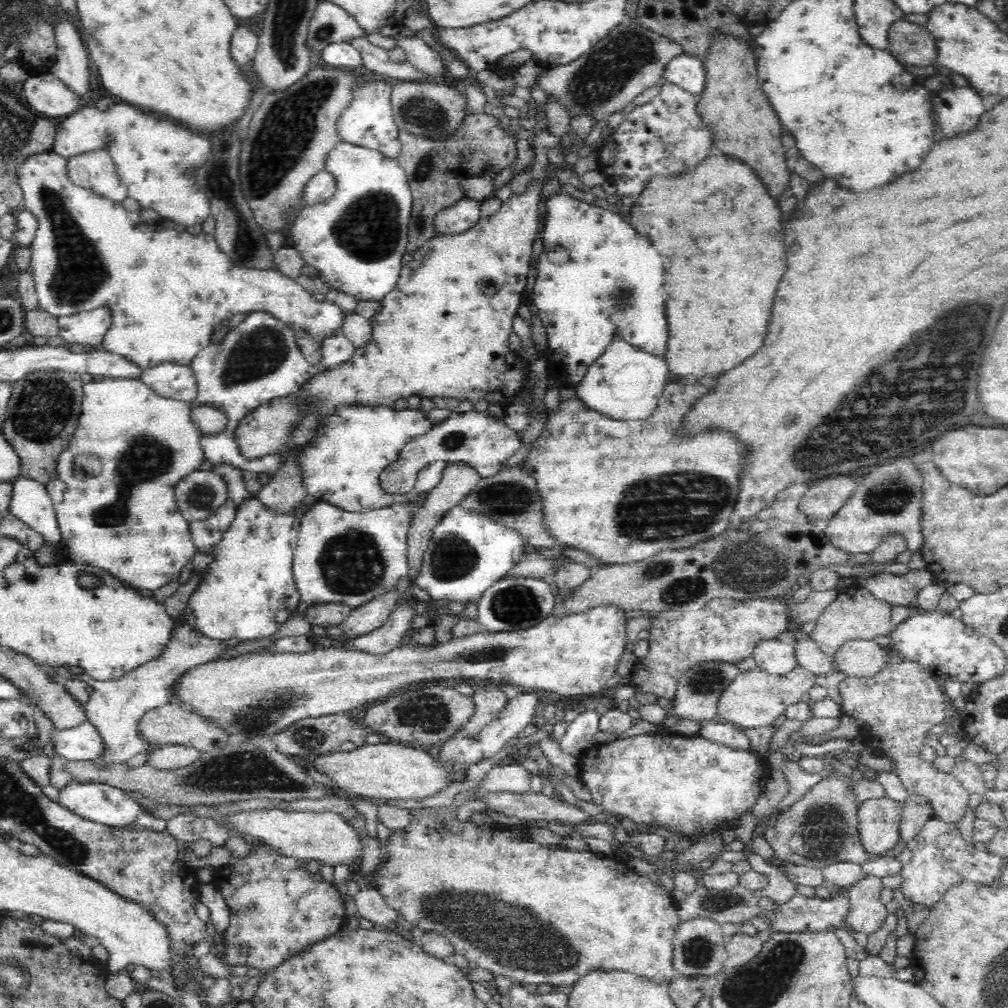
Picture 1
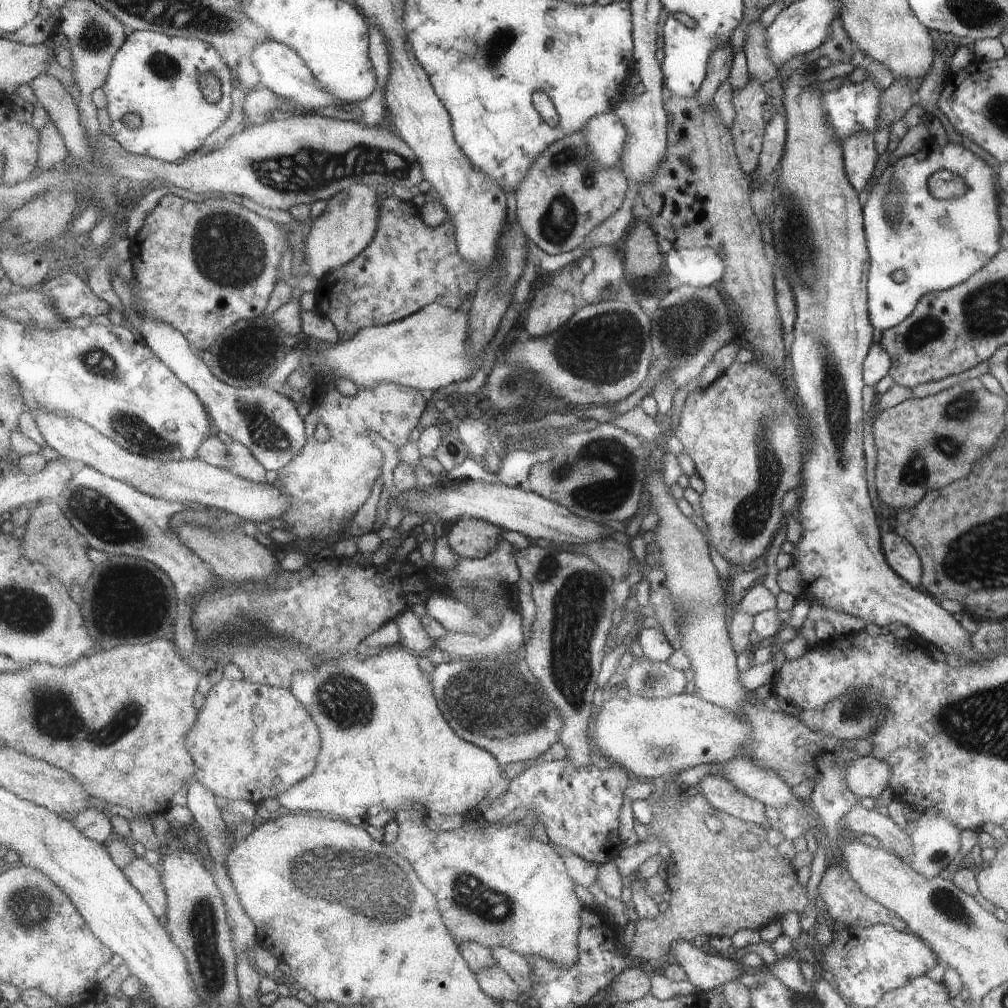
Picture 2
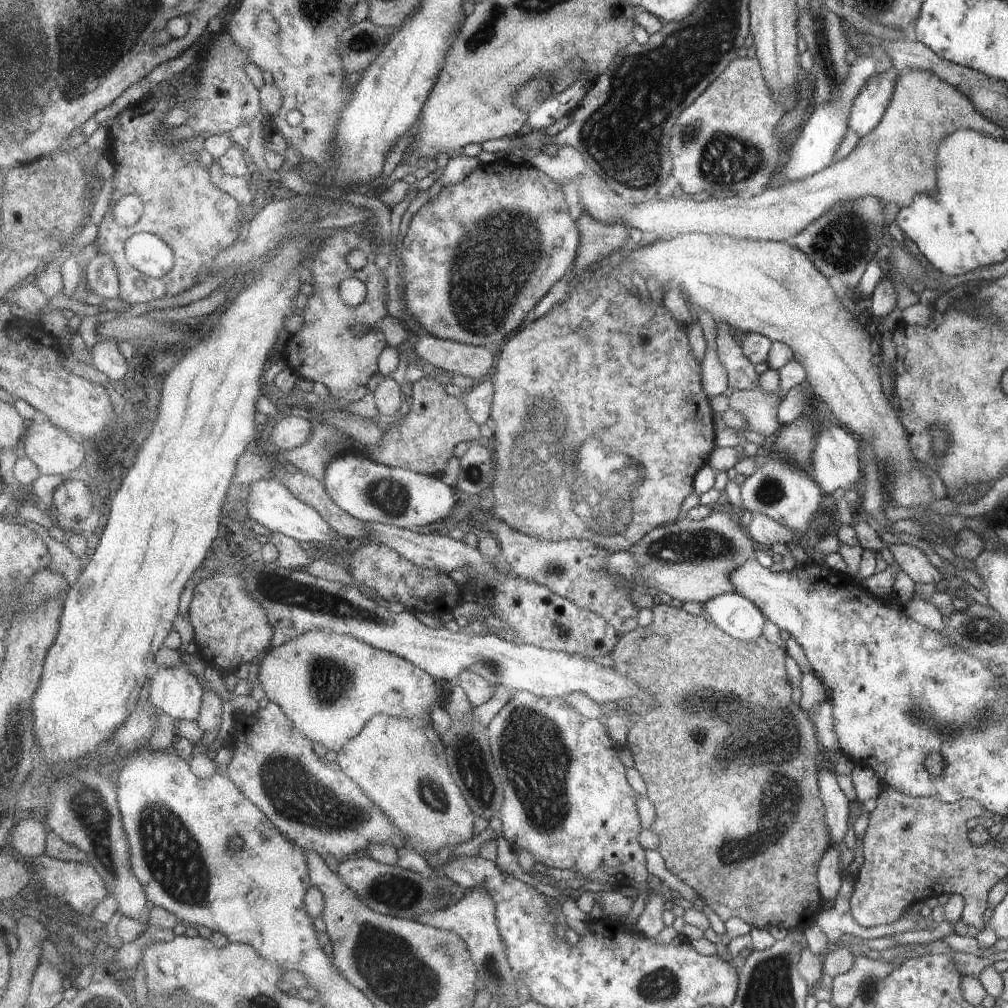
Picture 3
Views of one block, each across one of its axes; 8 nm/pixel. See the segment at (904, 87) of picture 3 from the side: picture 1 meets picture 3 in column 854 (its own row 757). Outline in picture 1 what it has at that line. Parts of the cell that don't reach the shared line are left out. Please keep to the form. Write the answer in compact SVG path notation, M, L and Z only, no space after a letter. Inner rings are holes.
M165 745L154 751L148 750L144 766L158 770L176 770L191 766L201 758L201 752L196 748L182 745Z

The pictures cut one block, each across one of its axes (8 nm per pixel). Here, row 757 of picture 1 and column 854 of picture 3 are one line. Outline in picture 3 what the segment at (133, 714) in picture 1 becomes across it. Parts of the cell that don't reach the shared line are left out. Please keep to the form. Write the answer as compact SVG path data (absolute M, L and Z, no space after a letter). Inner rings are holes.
M894 67L868 79L853 100L848 118L848 128L859 139L872 132L887 109L893 84L899 76Z

